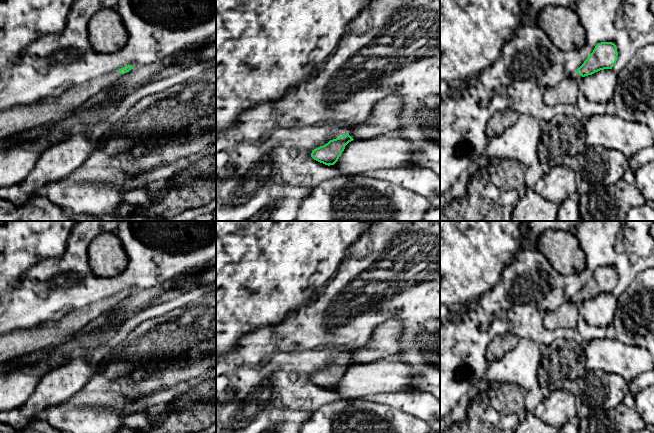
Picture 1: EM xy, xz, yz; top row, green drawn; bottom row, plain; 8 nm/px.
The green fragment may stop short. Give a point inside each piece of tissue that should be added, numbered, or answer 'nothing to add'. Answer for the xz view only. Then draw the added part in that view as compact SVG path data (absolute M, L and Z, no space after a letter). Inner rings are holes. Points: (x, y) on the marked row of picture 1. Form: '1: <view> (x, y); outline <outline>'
1: xz (339, 133); outline M338 130L336 133L334 133L332 136L330 136L329 140L333 140L336 138L339 138L345 134L349 134L348 130Z

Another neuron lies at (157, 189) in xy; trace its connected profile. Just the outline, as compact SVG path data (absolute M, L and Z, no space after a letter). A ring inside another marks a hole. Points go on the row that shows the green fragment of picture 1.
M171 177L157 180L155 182L147 184L149 199L155 200L161 198L174 185L175 185L175 180Z

